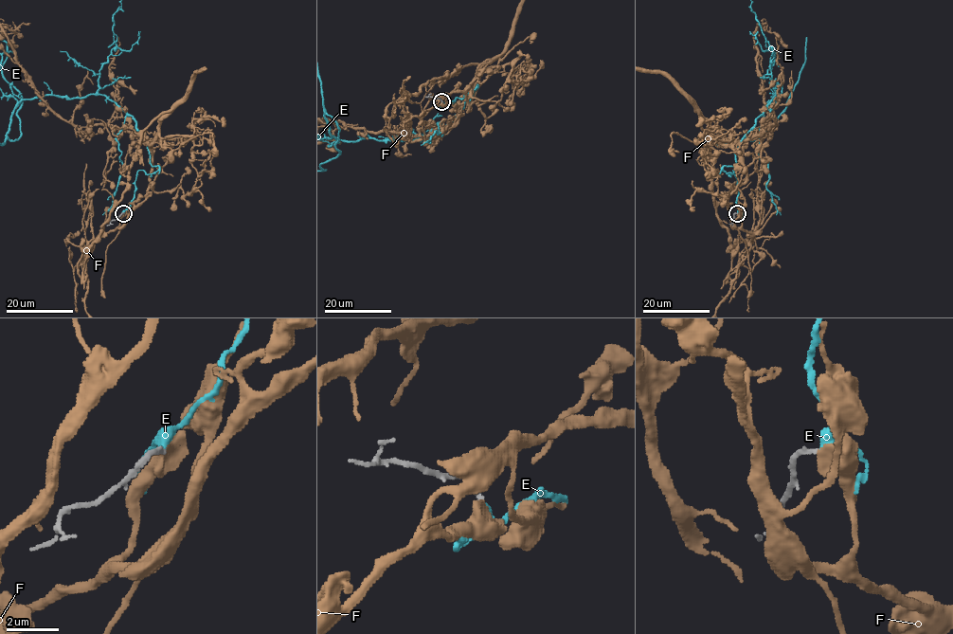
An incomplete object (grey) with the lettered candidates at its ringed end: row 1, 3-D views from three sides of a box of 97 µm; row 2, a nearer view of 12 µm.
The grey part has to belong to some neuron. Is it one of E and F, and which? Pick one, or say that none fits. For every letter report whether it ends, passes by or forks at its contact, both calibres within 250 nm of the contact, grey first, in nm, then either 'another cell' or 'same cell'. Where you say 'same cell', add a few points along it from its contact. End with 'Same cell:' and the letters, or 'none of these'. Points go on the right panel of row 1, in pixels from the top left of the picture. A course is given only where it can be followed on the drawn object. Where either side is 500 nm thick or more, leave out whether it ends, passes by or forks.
E: it passes by; 180 nm thick on the grey side, 340 nm on the other; same cell
F: 180 nm thick on the grey side, 500 nm on the other; another cell
Same cell: E

